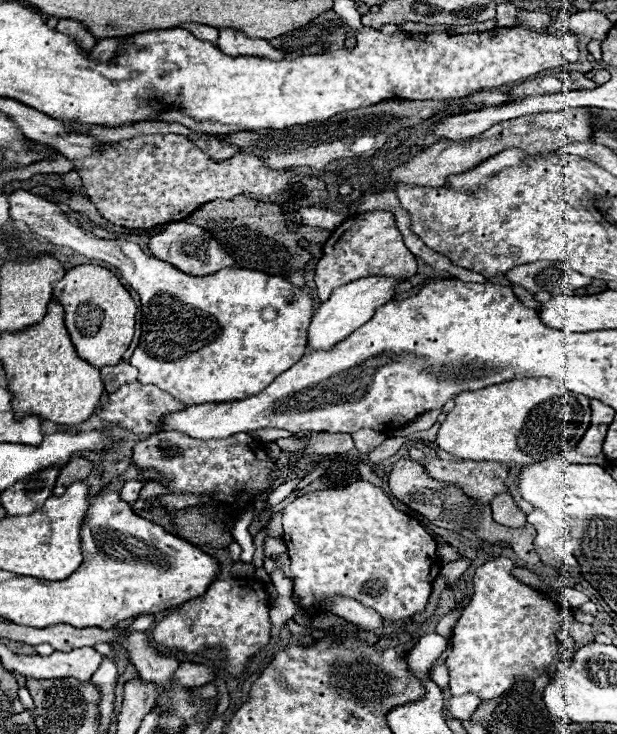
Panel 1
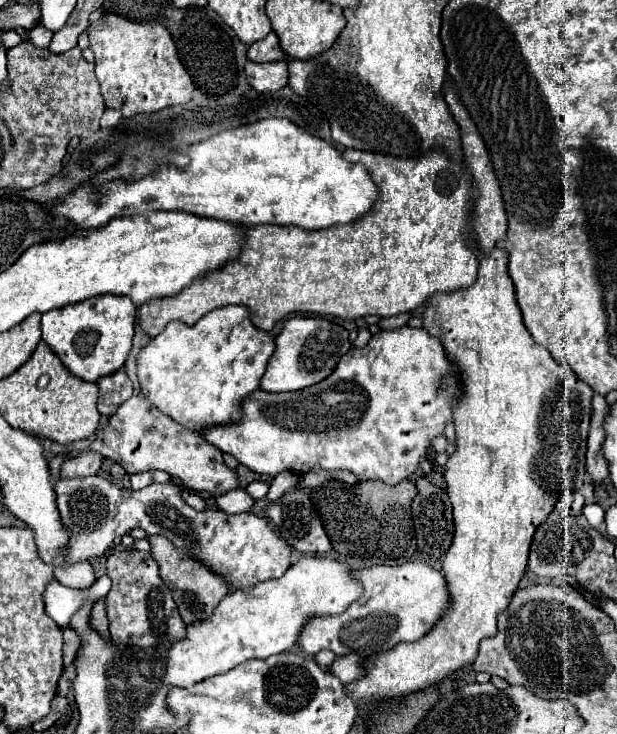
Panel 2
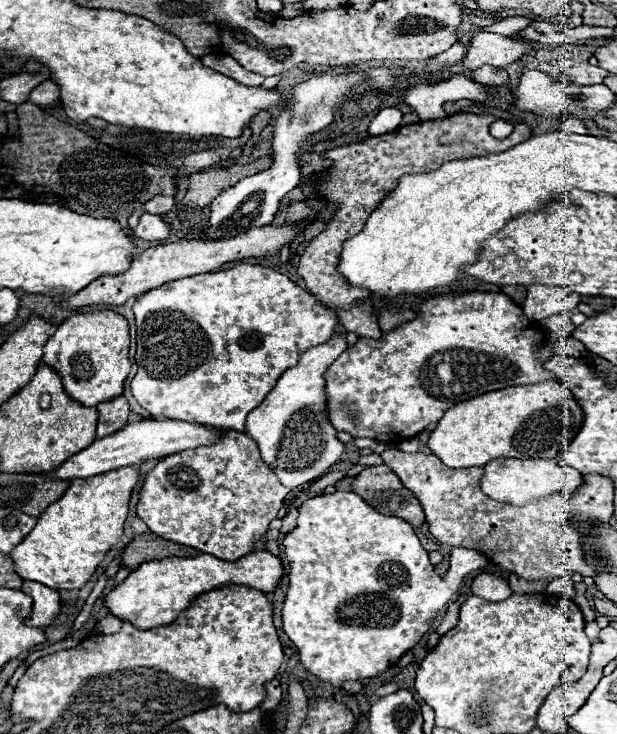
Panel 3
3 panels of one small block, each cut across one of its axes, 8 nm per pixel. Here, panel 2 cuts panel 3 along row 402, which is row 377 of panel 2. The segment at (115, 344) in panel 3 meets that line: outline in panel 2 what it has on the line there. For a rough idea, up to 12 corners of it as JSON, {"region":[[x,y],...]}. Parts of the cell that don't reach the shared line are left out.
{"region":[[94,296],[42,314],[42,340],[78,378],[124,366],[136,306]]}

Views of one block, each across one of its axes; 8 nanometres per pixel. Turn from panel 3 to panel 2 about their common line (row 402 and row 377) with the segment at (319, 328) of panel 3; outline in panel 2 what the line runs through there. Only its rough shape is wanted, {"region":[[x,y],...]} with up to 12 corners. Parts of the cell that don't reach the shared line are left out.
{"region":[[242,306],[170,322],[138,356],[182,426],[240,420],[274,336]]}

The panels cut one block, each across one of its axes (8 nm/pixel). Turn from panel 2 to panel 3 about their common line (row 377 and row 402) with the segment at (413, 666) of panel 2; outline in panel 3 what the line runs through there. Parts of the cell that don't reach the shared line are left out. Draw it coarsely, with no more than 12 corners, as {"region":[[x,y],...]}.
{"region":[[558,380],[444,412],[428,448],[448,468],[558,458],[582,408]]}

